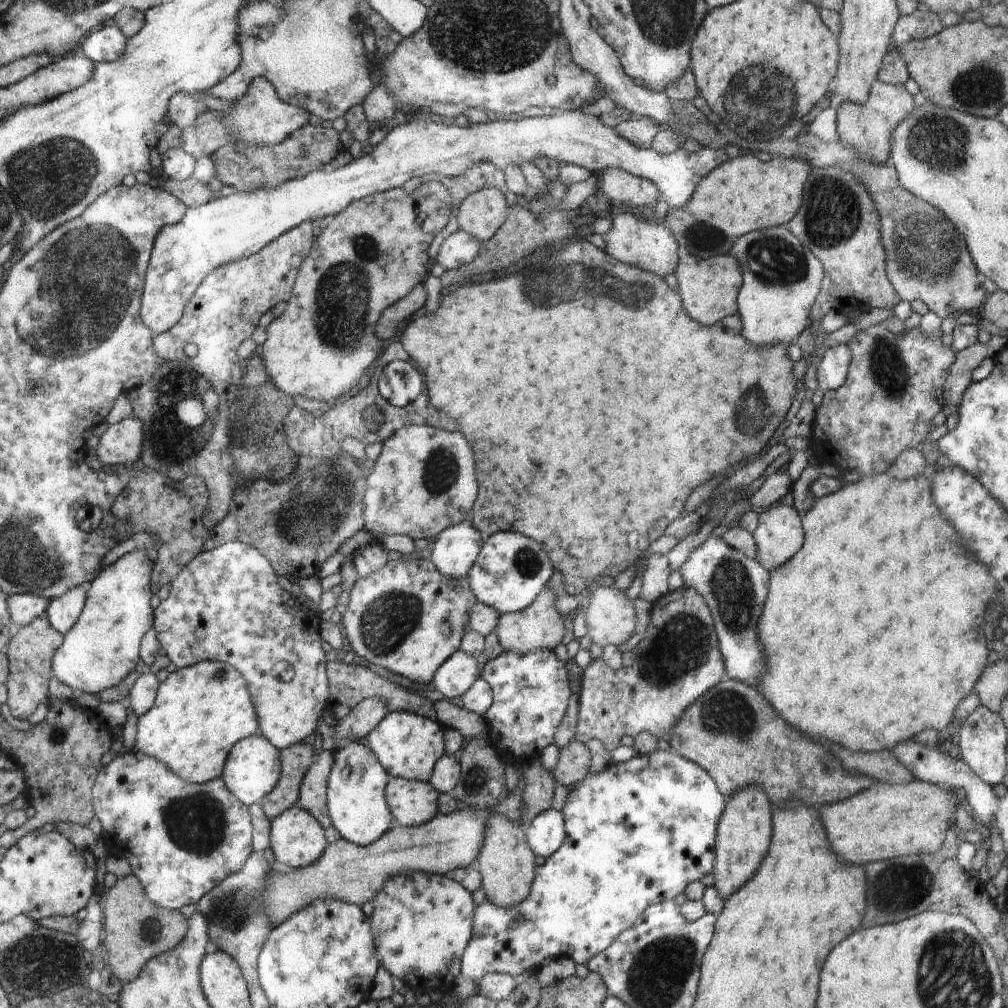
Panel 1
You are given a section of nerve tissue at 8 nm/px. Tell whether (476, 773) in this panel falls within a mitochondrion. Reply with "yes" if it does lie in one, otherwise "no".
yes

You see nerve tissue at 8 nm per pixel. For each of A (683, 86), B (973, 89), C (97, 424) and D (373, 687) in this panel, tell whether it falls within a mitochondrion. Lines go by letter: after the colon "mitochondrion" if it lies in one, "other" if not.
A: other
B: mitochondrion
C: other
D: other

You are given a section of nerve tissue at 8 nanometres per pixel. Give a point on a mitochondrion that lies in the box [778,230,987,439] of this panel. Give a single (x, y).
(887, 367)

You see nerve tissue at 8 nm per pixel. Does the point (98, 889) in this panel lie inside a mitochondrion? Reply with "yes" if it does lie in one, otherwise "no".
no

